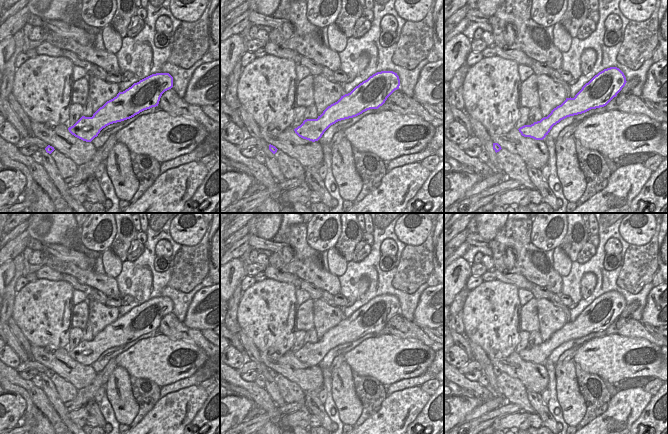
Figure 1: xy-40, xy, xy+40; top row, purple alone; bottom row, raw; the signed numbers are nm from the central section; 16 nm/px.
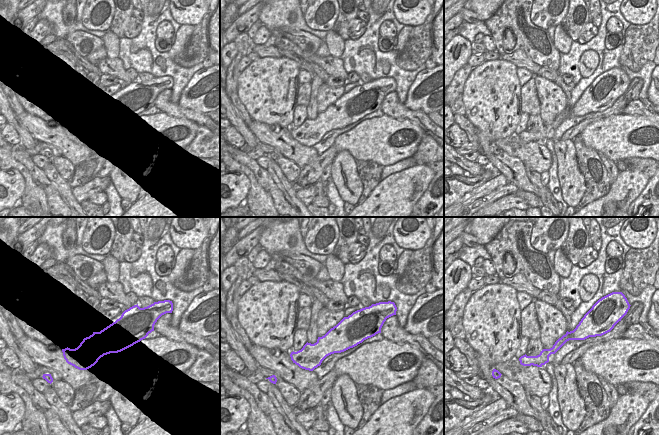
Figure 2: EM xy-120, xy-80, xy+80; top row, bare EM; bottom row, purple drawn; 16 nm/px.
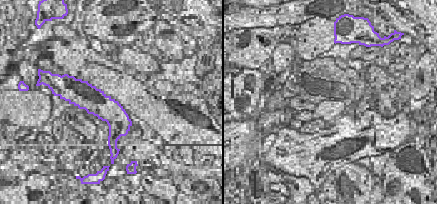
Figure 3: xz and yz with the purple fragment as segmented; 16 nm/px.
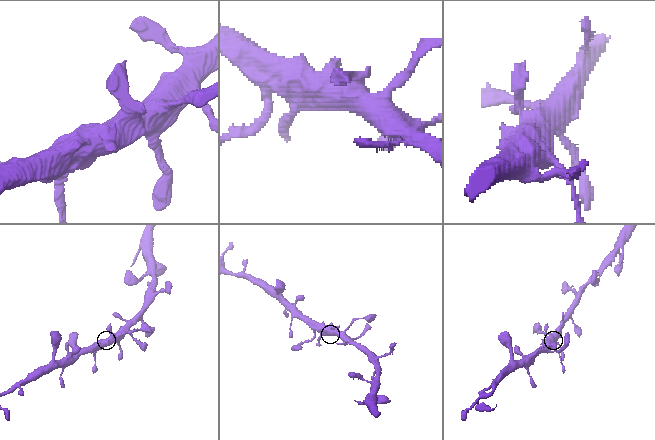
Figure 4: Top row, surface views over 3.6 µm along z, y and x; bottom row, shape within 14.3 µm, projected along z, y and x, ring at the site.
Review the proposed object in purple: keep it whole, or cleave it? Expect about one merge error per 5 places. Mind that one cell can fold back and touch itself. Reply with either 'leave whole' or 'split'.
leave whole

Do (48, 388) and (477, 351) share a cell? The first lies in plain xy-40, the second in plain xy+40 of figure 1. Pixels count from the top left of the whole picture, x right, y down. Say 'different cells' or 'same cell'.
same cell

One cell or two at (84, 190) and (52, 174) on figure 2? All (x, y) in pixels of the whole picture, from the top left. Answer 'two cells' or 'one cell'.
two cells

